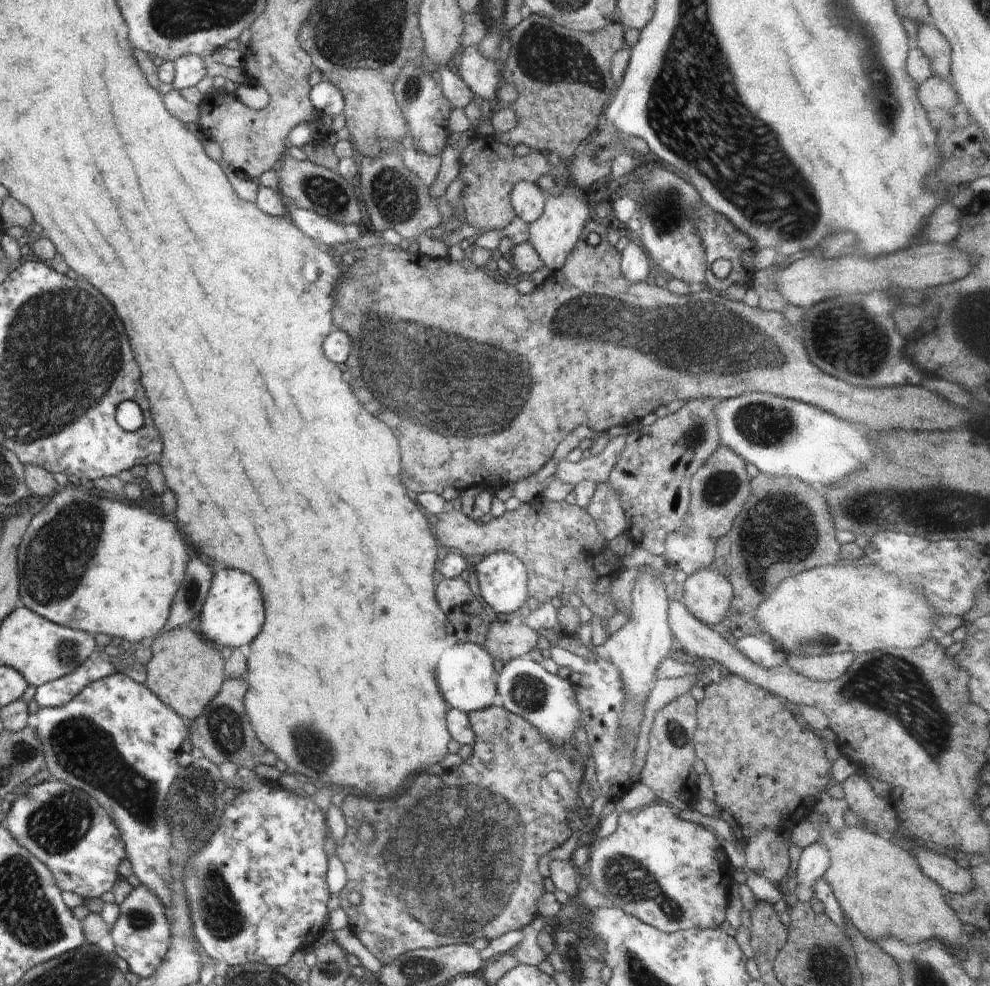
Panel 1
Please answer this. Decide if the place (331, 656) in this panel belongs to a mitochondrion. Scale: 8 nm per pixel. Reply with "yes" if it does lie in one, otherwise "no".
no

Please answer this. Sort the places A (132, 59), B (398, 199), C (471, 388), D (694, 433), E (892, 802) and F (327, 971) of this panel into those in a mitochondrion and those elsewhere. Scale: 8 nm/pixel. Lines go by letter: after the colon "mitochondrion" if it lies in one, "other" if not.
A: other
B: mitochondrion
C: mitochondrion
D: mitochondrion
E: other
F: mitochondrion

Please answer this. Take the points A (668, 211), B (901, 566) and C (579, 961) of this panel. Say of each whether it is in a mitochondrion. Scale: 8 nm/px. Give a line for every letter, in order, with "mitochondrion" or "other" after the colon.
A: mitochondrion
B: mitochondrion
C: mitochondrion

